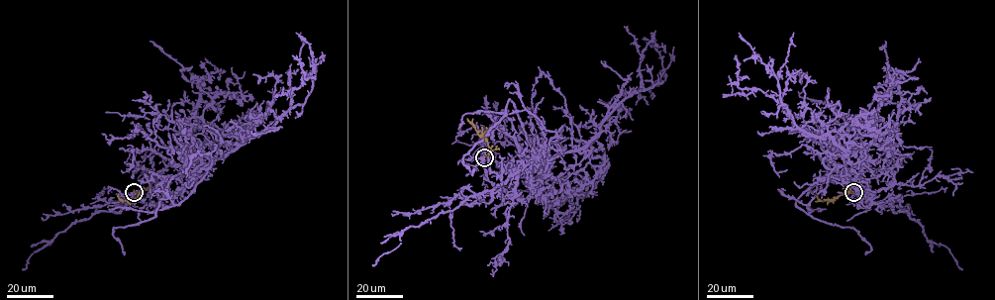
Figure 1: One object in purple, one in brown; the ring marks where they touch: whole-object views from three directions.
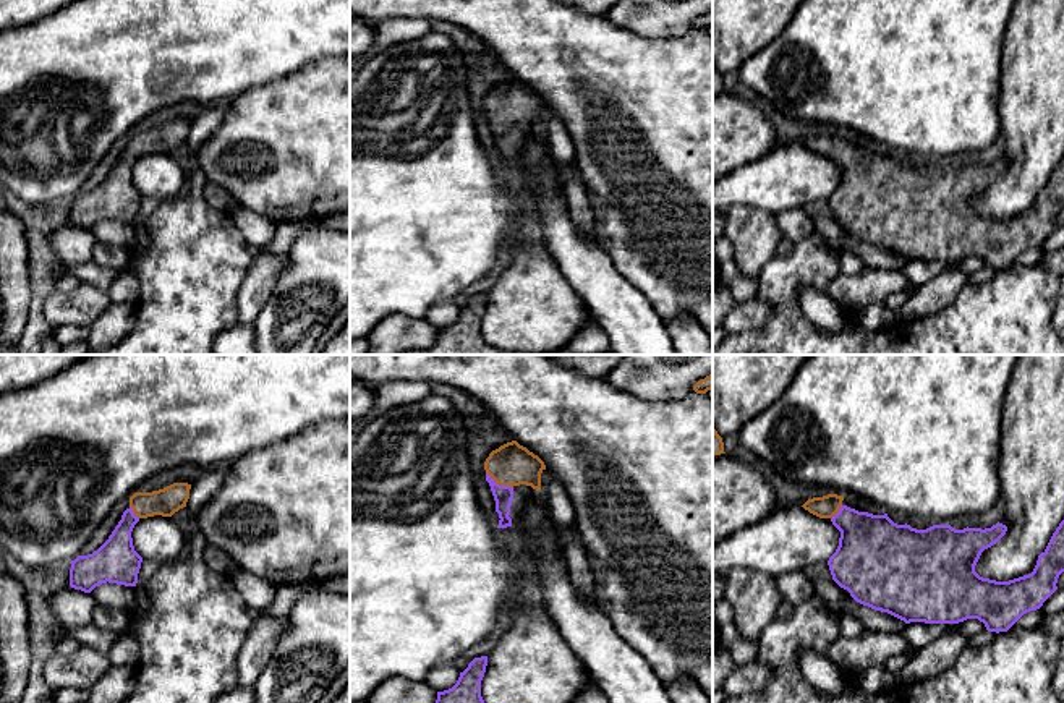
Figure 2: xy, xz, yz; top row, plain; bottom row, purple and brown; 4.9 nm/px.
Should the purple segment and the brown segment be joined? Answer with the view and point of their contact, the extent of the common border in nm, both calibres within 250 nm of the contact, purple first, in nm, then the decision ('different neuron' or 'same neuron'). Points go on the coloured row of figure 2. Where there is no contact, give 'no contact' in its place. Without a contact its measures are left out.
xz (499, 485) | 160 nm | 100/200 nm | same neuron

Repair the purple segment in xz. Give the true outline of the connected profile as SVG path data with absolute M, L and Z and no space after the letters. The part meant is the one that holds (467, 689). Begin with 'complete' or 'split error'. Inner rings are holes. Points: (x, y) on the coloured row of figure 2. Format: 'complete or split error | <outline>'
complete | M487 656L475 658L460 672L457 684L444 692L437 692L436 703L484 703L481 697L481 680L487 666Z

